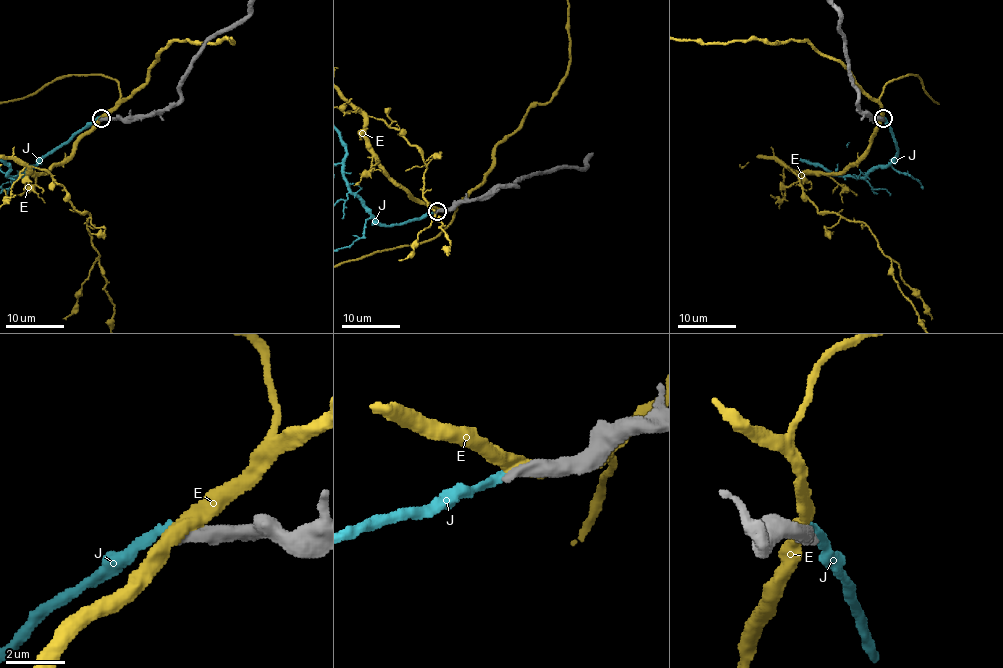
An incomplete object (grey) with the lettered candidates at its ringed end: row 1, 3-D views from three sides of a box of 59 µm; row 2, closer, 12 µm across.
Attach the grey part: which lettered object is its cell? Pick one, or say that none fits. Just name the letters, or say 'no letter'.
no letter

